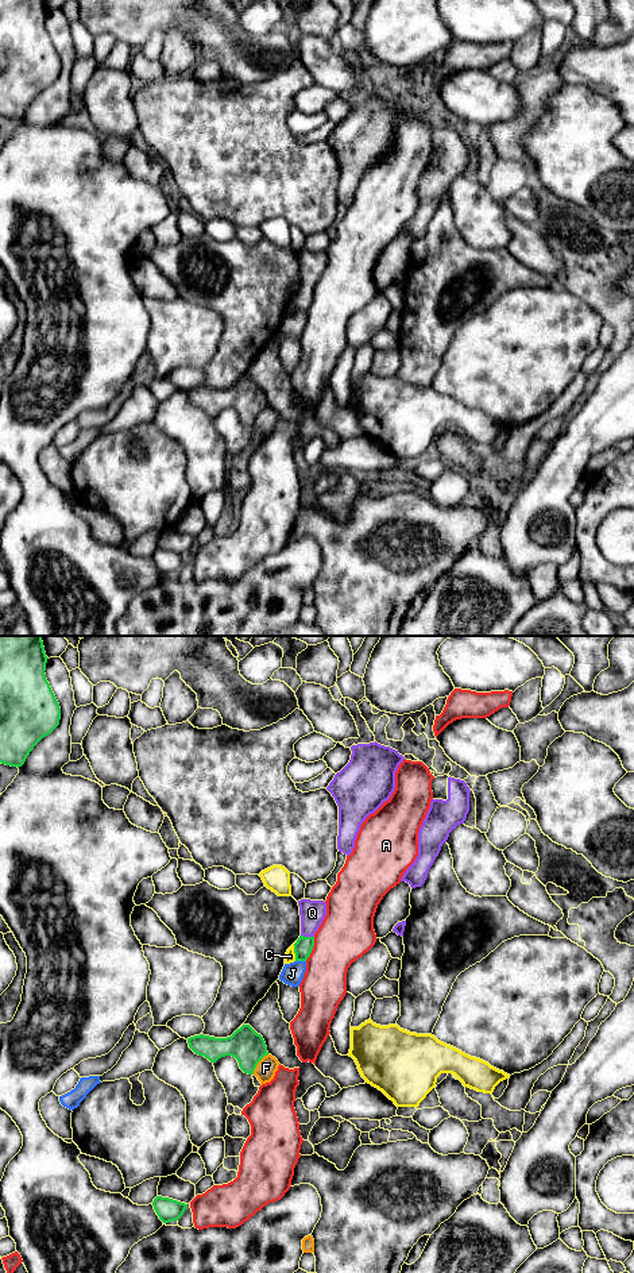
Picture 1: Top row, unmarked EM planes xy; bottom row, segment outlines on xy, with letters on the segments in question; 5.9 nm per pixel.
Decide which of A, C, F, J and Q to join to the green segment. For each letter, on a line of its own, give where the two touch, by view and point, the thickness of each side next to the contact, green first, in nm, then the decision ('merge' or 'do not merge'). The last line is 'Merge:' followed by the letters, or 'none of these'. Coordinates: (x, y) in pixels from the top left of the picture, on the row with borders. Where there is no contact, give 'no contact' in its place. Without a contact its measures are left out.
A: meets green in xy at (312, 949); 110 nm thick on the green side, 320 nm on the other; do not merge
C: meets green in xy at (294, 952); 110 nm thick on the green side, 60 nm on the other; do not merge
F: meets green in xy at (256, 1064); 200 nm thick on the green side, 120 nm on the other; do not merge
J: meets green in xy at (301, 960); 110 nm thick on the green side, 130 nm on the other; do not merge
Q: meets green in xy at (308, 937); 110 nm thick on the green side, 150 nm on the other; merge
Merge: Q

